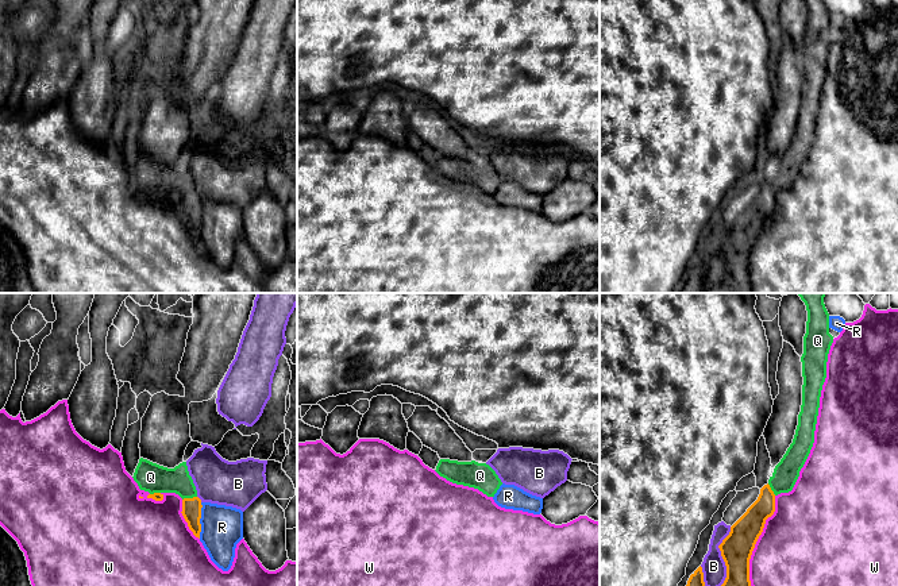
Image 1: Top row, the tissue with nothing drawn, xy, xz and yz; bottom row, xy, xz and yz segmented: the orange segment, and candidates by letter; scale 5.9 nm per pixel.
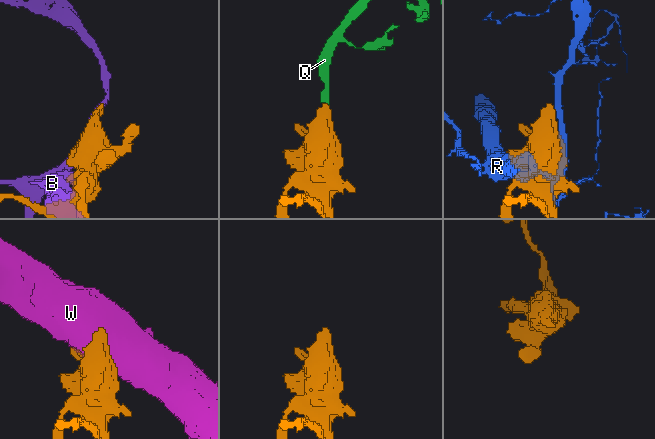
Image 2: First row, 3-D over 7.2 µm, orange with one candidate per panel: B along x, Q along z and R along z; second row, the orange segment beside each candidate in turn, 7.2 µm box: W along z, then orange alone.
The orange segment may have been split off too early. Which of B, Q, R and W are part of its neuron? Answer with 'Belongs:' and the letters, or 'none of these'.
Belongs: Q

